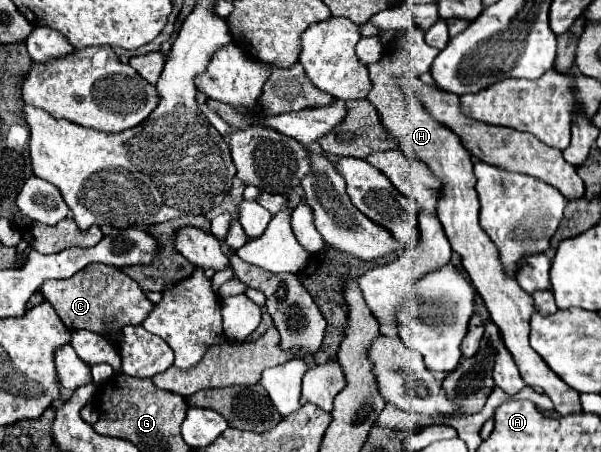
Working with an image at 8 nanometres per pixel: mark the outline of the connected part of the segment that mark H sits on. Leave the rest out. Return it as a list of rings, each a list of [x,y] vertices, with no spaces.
[[[413,26],[409,44],[401,48],[385,50],[379,62],[369,64],[369,76],[373,82],[373,88],[367,98],[379,110],[381,122],[385,124],[385,128],[399,140],[399,148],[407,156],[423,160],[433,170],[433,174],[443,182],[443,200],[439,200],[439,220],[447,232],[451,248],[461,256],[465,272],[469,274],[475,290],[481,294],[493,322],[499,326],[503,342],[507,350],[513,354],[525,384],[533,388],[541,388],[553,400],[557,414],[567,416],[567,414],[579,412],[581,410],[579,392],[571,390],[571,386],[567,386],[551,368],[547,368],[543,358],[529,344],[529,330],[531,330],[529,322],[531,322],[531,316],[535,314],[533,298],[521,290],[515,278],[507,278],[503,274],[503,266],[499,266],[499,252],[495,250],[495,244],[491,242],[491,238],[479,226],[479,200],[475,192],[471,152],[463,146],[461,138],[453,130],[449,130],[447,126],[443,126],[431,116],[431,112],[425,108],[423,102],[409,98],[399,86],[401,76],[409,76],[409,74],[421,76],[429,72],[433,60],[439,54],[439,50],[429,46],[423,36],[425,32]]]

